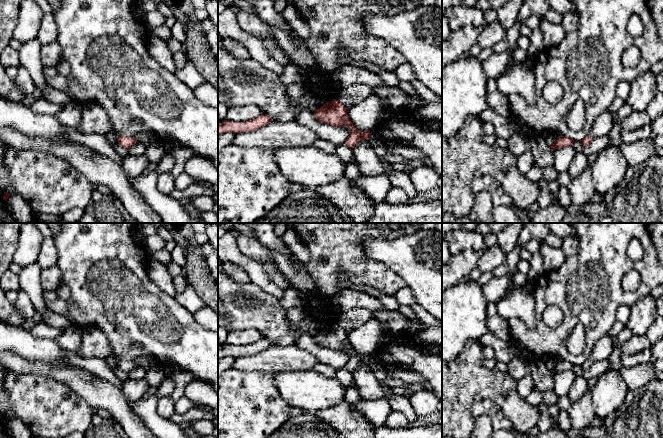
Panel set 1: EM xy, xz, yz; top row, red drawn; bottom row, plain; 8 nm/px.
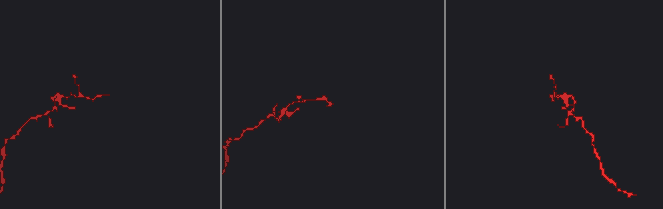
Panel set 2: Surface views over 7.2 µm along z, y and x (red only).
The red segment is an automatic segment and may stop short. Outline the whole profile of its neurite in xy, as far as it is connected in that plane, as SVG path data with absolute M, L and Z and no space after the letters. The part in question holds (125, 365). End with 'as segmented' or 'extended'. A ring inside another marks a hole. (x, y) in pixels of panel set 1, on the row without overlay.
M120 359L117 362L117 366L124 372L129 373L134 368L138 367L137 364L133 361Z | as segmented

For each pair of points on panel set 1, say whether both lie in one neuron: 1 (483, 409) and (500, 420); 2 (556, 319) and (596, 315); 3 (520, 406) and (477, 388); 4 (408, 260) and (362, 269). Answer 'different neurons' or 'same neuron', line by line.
1: same neuron
2: different neurons
3: same neuron
4: different neurons

